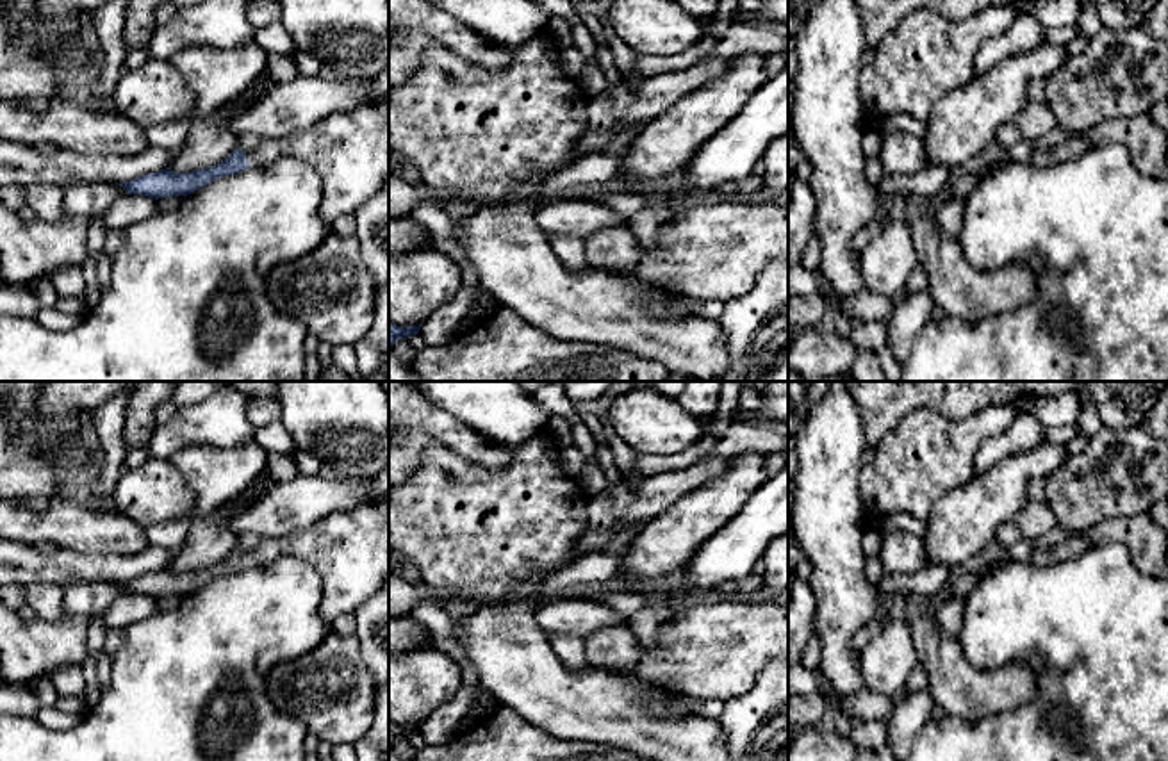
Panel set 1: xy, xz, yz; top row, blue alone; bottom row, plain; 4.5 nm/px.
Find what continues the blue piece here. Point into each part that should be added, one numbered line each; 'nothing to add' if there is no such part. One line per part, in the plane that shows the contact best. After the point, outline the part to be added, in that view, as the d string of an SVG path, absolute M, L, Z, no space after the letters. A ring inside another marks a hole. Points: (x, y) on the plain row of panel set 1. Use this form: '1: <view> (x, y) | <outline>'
1: xy (350, 549) | M389 499L333 511L303 531L262 540L246 551L250 567L280 556L301 558L321 574L319 611L326 622L355 613L389 579Z

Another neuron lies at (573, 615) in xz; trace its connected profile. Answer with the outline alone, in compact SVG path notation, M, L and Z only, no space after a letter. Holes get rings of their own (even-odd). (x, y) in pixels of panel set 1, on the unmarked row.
M578 597L540 601L533 617L549 640L560 634L585 638L588 633L610 626L629 627L629 618L619 615L613 608Z

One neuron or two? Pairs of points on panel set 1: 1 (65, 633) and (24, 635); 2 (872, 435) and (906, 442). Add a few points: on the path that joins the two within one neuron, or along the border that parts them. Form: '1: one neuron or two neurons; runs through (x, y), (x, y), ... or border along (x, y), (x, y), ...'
1: one neuron; runs through (54, 635), (34, 635)
2: two neurons; border along (913, 410), (874, 450)

